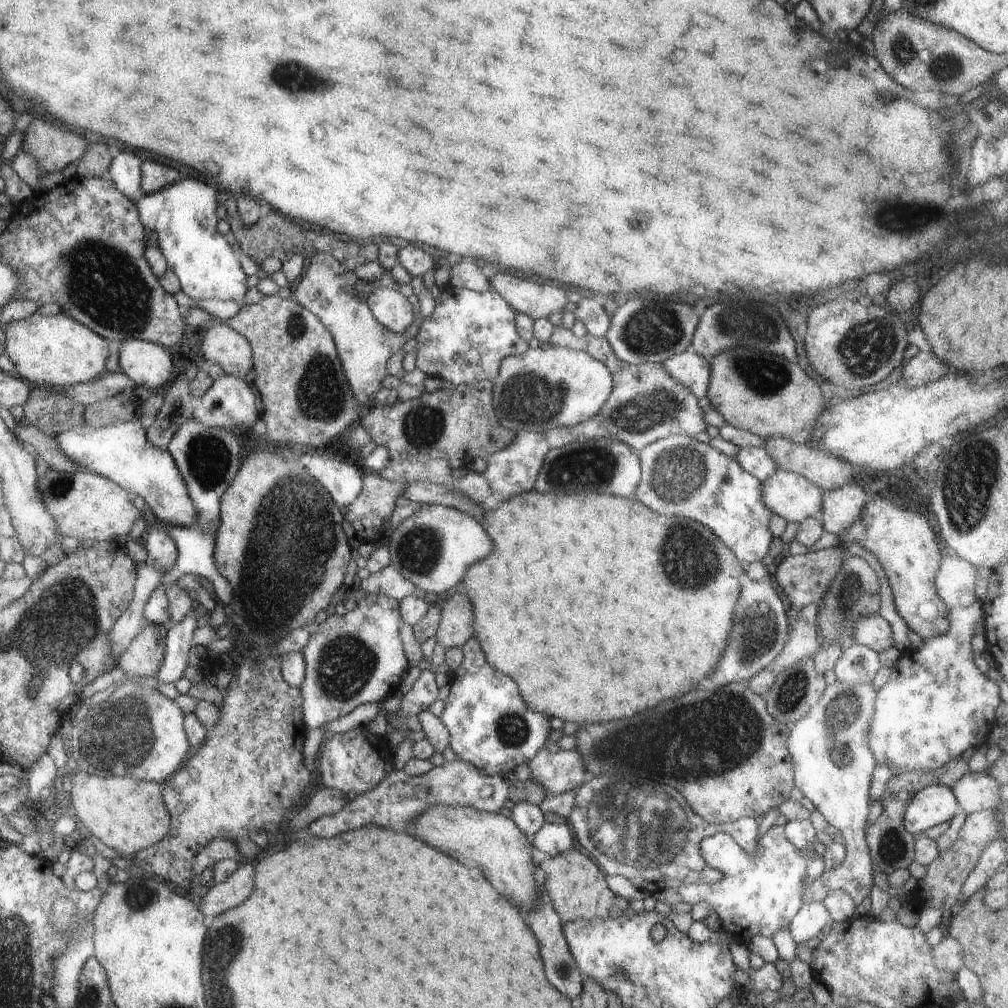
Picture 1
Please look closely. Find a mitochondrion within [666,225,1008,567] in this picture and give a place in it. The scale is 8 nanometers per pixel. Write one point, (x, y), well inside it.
(966, 511)

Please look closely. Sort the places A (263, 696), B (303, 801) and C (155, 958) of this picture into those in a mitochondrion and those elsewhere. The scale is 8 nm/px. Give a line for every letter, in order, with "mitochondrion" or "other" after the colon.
A: other
B: other
C: other

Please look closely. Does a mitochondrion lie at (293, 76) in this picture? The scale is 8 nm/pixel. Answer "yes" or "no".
yes

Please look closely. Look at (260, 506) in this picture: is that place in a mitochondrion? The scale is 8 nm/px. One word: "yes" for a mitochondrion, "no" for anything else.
no

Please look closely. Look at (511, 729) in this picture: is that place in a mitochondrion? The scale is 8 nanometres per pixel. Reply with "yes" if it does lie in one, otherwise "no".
yes

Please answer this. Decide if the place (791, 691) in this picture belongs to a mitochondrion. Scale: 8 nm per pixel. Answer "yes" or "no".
yes

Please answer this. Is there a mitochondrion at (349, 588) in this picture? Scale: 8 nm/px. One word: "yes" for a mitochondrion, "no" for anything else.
no

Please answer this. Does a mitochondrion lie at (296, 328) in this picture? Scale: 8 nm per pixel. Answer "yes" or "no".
yes

